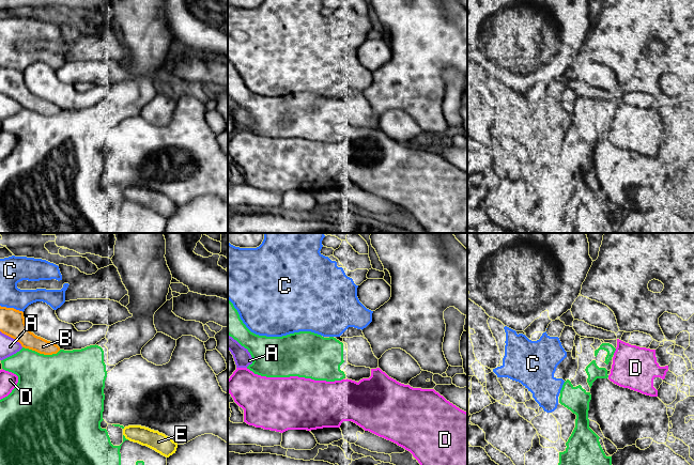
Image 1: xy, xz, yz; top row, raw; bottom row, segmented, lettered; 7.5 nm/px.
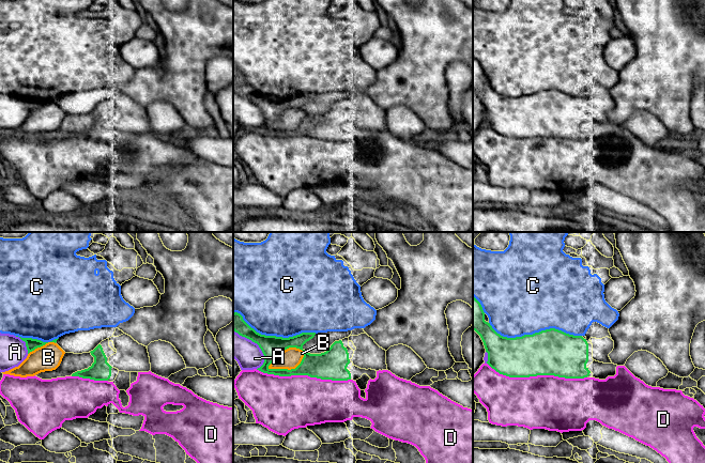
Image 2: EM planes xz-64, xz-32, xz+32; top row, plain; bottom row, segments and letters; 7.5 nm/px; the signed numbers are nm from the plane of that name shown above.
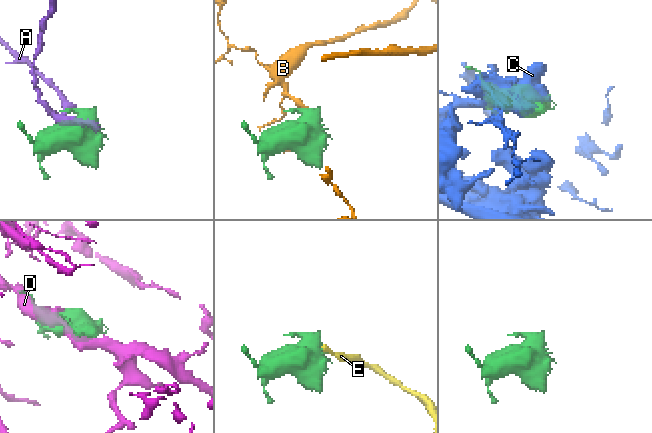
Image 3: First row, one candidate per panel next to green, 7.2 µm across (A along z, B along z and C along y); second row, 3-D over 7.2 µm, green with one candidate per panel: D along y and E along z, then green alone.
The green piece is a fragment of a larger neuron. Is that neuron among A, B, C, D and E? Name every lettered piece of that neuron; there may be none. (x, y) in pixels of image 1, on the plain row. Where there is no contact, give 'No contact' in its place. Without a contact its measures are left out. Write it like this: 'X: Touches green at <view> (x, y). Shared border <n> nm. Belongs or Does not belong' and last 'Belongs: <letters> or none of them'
A: Touches green at xy (12, 115). Shared border 190 nm. Does not belong
B: Touches green at xy (42, 114). Shared border 280 nm. Does not belong
C: Touches green at xz (270, 97). Shared border 750 nm. Does not belong
D: Touches green at xz (294, 136). Shared border 750 nm. Does not belong
E: Touches green at xy (124, 198). Shared border 60 nm. Does not belong
Belongs: none of them

